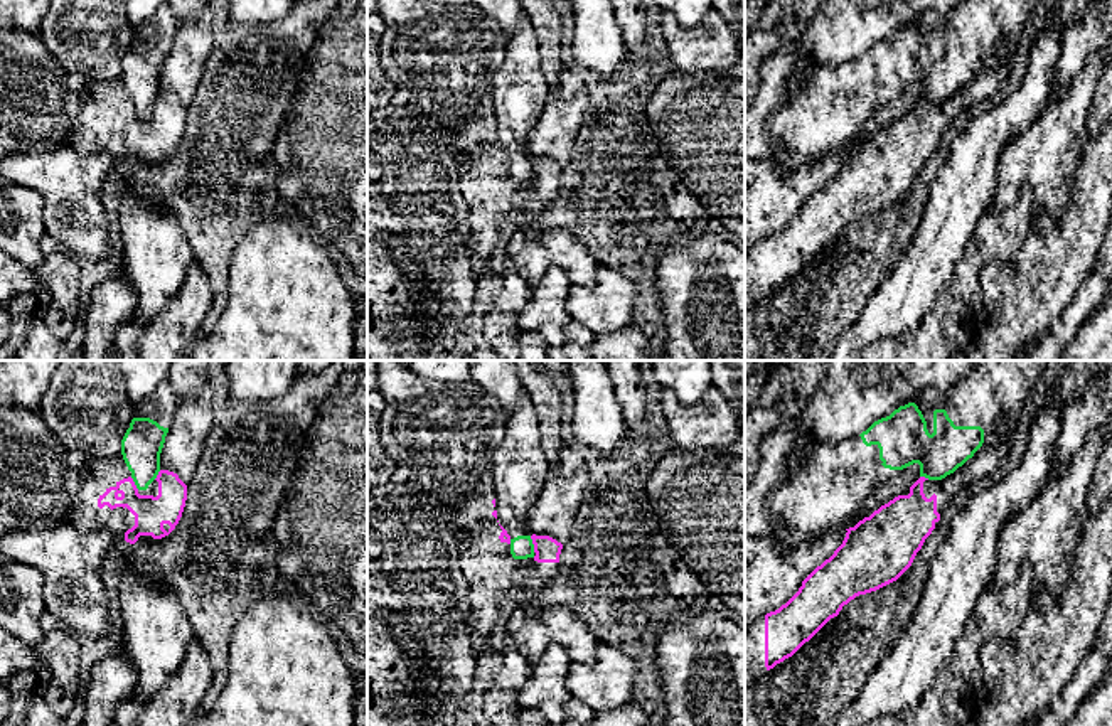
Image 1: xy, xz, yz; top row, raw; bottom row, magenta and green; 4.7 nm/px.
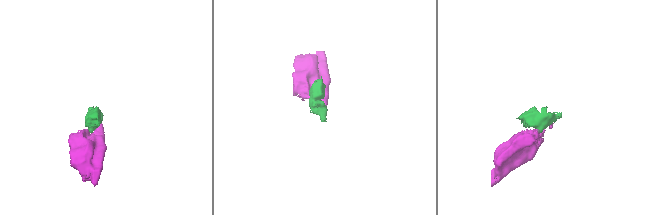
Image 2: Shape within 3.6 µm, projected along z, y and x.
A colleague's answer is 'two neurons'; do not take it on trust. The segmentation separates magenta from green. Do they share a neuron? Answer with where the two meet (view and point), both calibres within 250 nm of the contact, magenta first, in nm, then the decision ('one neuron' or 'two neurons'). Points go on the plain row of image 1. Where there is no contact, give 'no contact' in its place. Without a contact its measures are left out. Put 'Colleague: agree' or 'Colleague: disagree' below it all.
meets magenta in xz at (533, 165); 120 nm thick on the magenta side, 110 nm on the other; two neurons
Colleague: agree

